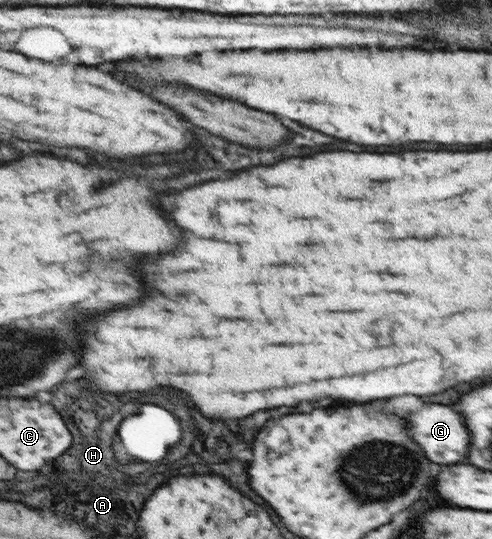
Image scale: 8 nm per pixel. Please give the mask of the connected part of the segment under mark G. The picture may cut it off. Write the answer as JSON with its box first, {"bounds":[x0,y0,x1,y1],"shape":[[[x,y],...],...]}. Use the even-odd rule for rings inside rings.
{"bounds":[408,404,470,464],"shape":[[[424,404],[422,410],[408,414],[408,422],[412,422],[412,438],[424,446],[424,454],[432,458],[436,464],[456,464],[456,462],[466,462],[468,446],[470,446],[470,432],[466,430],[464,418],[460,412],[440,406],[440,404]]]}

